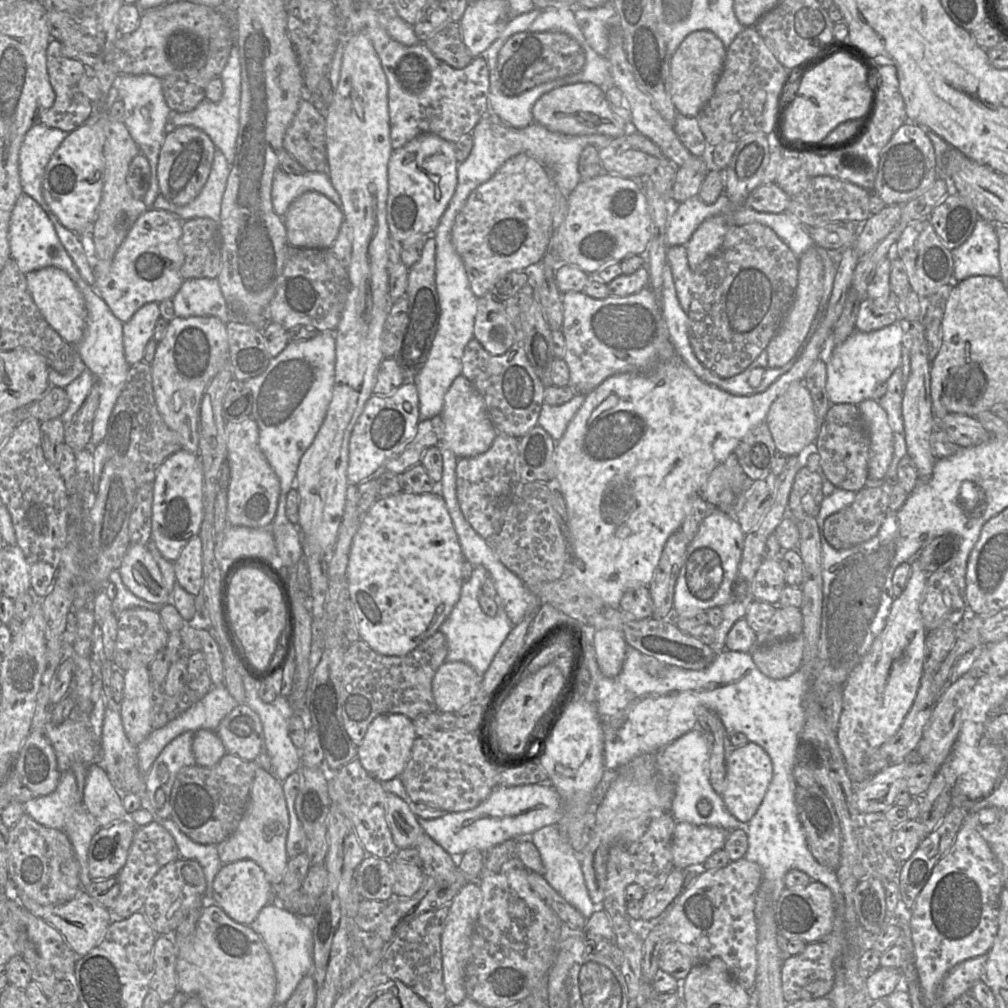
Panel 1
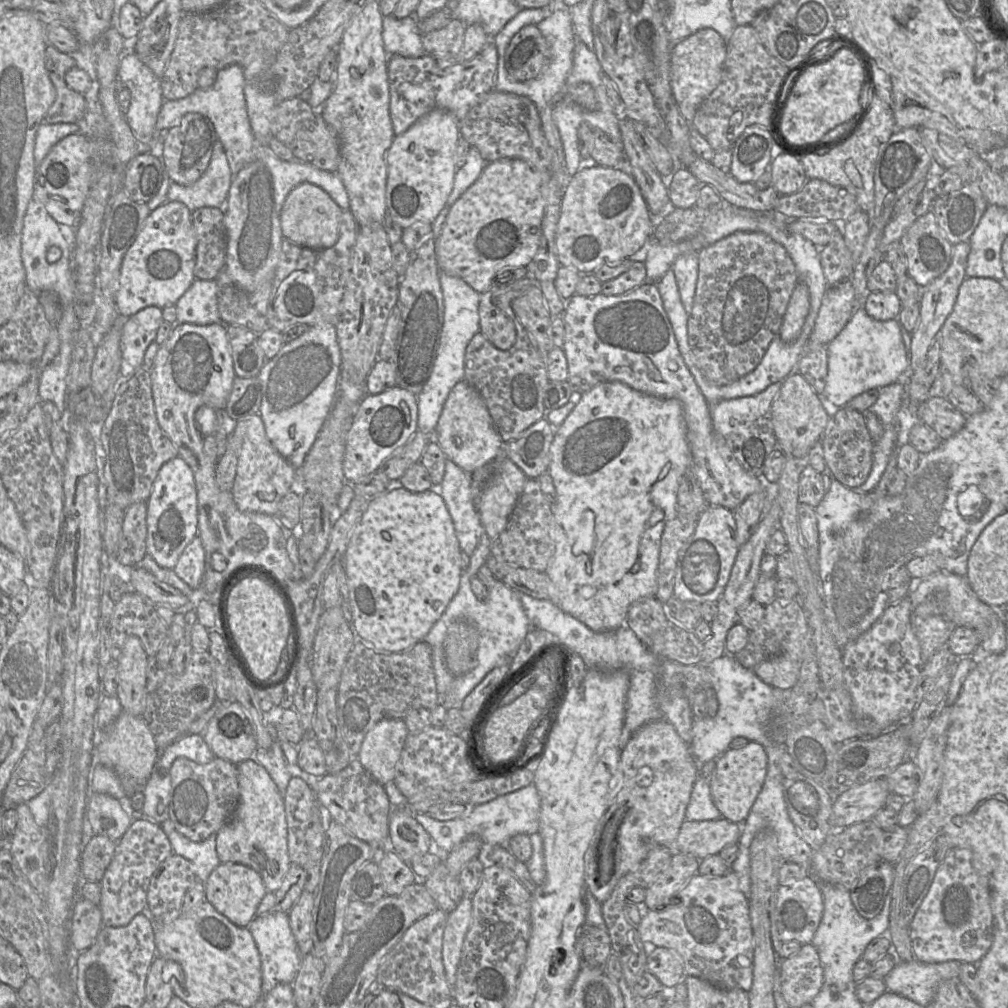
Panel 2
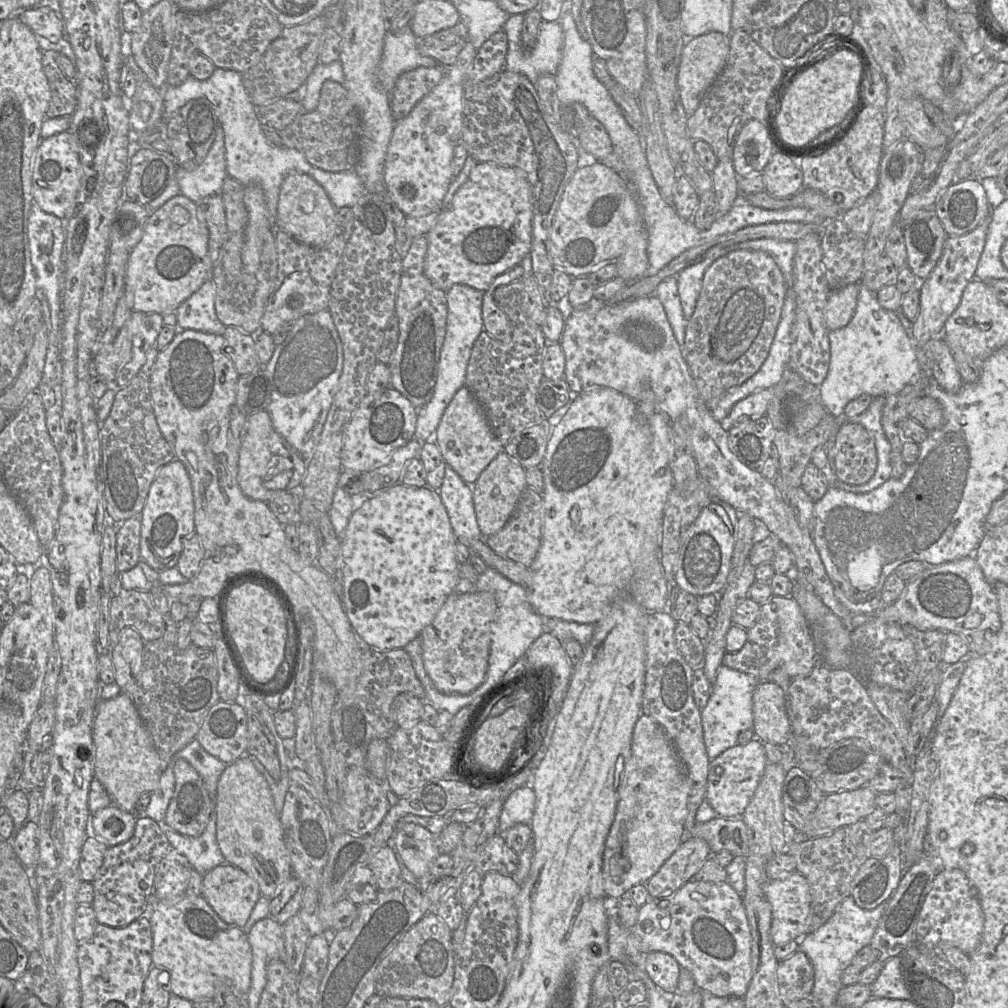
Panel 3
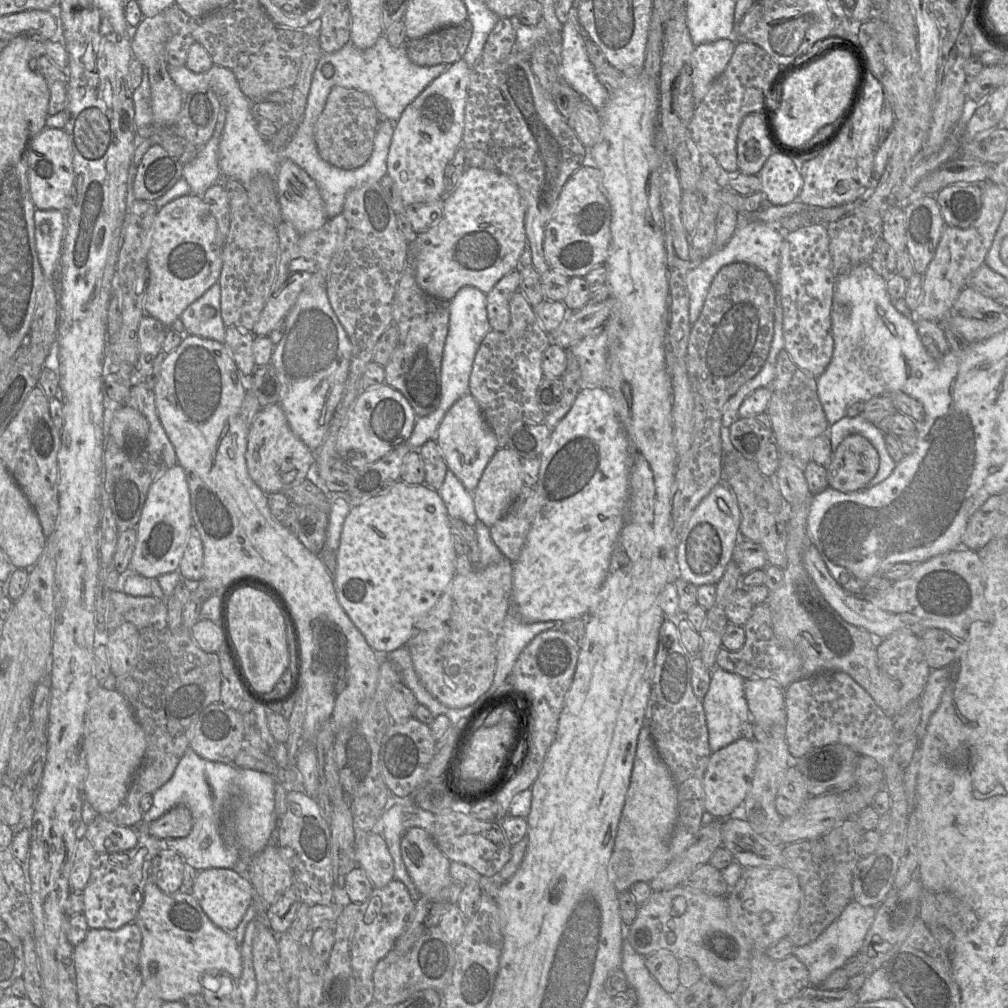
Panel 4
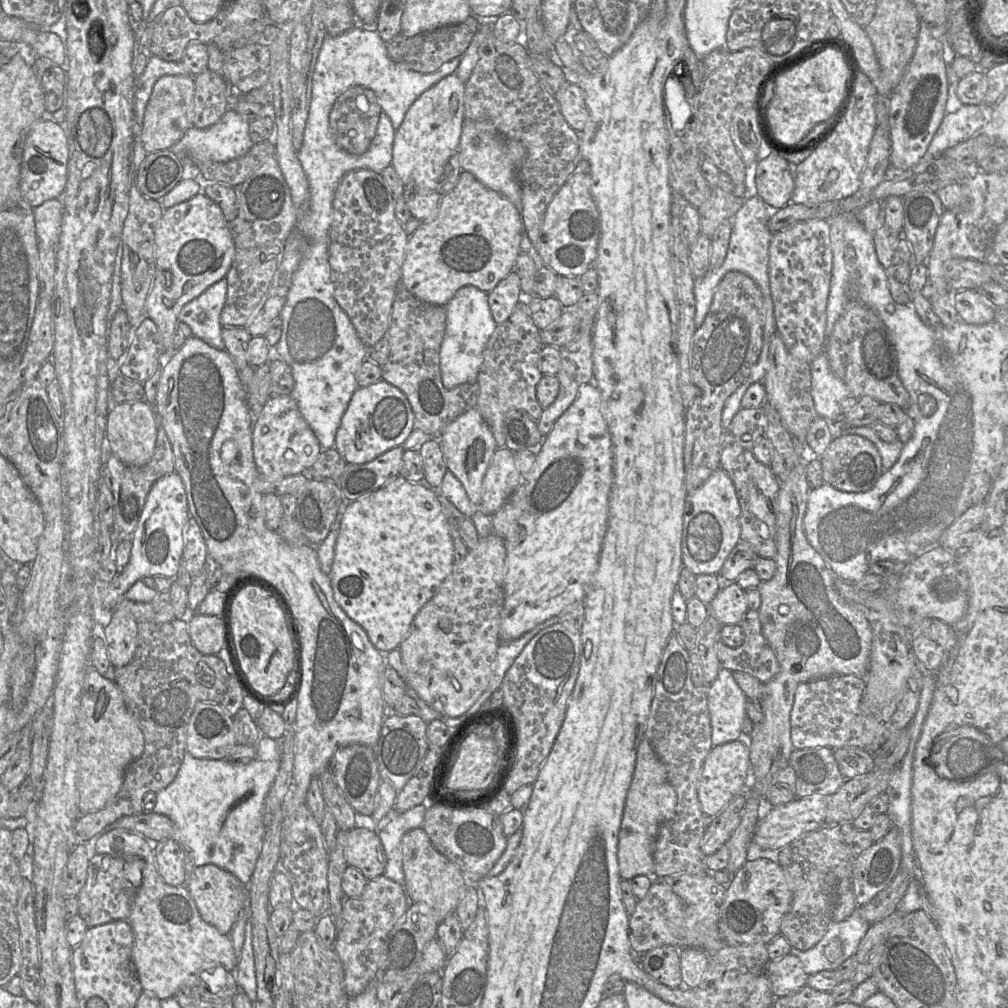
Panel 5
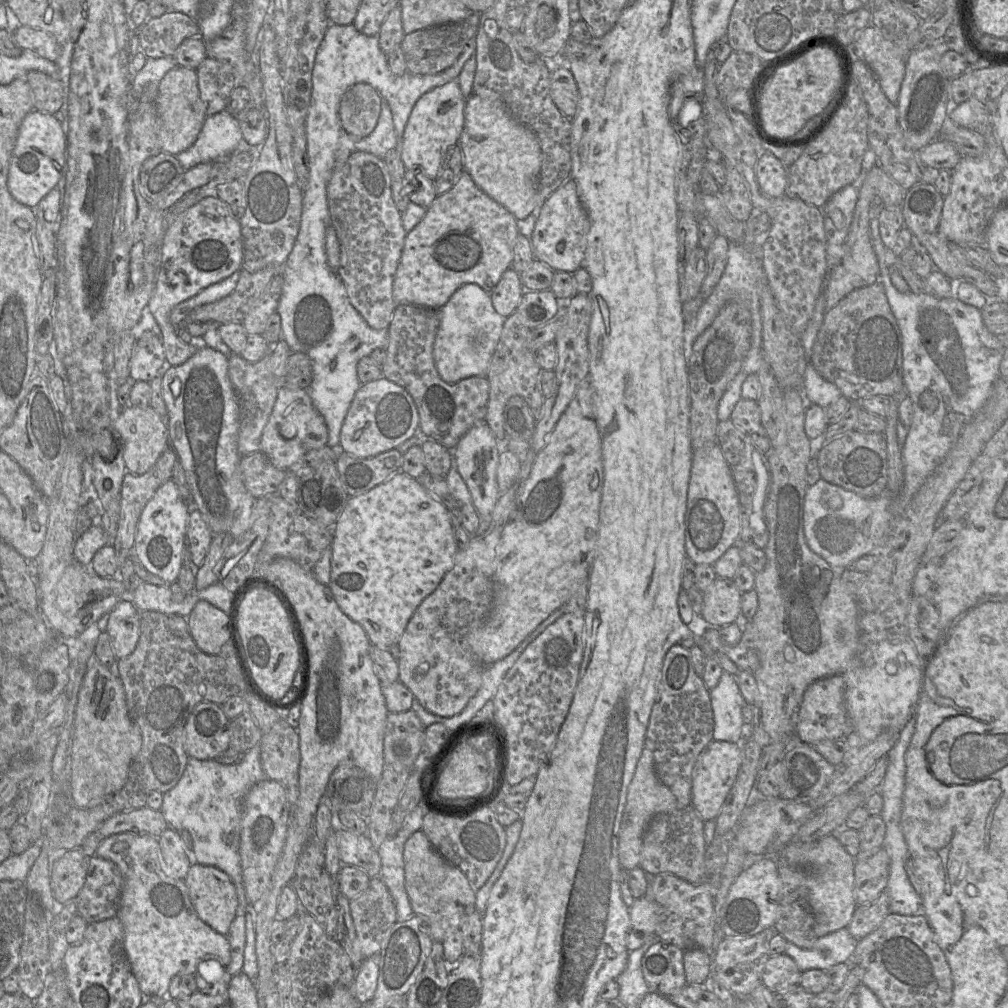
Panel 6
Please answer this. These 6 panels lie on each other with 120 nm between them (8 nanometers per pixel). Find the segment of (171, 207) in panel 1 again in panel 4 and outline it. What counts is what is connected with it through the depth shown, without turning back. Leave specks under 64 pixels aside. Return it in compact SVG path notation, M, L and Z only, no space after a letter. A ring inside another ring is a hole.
M221 104L212 137L199 148L196 157L183 166L182 177L190 186L190 194L202 196L210 186L220 182L223 178L218 165L218 147L225 121L226 109Z

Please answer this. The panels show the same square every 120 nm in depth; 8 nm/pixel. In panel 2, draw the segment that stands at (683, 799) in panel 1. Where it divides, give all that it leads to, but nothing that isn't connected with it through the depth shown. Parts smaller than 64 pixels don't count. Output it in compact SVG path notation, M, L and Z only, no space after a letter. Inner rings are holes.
M699 775L694 782L685 817L690 821L716 820L722 817L715 806L709 782Z

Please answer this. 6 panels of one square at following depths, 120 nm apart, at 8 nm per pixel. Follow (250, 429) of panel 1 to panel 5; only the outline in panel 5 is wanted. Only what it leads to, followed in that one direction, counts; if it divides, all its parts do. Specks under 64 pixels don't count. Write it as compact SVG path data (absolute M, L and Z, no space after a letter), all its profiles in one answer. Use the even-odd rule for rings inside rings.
M291 395L270 397L255 418L252 428L253 456L262 478L282 480L311 469L322 448Z

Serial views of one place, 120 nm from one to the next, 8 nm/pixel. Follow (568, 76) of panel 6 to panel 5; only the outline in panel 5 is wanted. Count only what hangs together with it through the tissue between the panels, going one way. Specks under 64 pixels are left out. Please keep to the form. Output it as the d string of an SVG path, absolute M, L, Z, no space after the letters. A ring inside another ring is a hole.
M566 80L554 95L567 123L576 132L581 132L589 119L589 109L583 90Z

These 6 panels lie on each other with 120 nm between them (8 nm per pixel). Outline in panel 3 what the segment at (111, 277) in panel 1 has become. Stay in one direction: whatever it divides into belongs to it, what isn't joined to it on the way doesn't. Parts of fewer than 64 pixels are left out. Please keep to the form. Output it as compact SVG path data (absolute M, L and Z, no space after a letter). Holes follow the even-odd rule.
M178 194L155 210L127 263L125 288L133 291L133 311L176 313L176 309L211 278L214 264L208 255L208 239L208 228L198 217L197 205L190 198Z

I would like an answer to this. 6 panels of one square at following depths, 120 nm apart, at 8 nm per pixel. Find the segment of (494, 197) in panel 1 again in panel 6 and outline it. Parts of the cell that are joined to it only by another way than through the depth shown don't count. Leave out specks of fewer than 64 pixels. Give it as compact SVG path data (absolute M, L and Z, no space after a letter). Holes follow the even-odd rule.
M463 171L453 187L438 195L422 220L406 234L393 283L396 304L413 304L441 310L453 293L465 284L479 285L491 293L503 273L512 267L514 244L520 234L517 219L502 205L485 194Z

